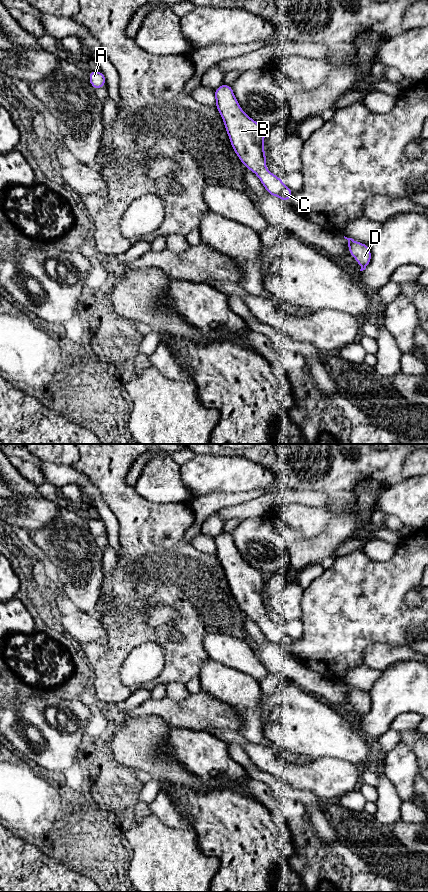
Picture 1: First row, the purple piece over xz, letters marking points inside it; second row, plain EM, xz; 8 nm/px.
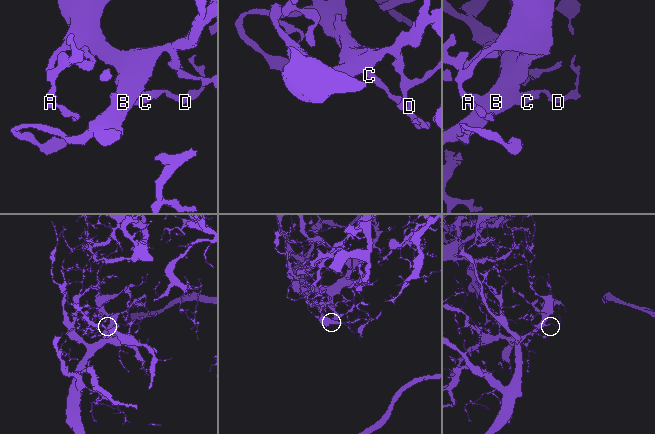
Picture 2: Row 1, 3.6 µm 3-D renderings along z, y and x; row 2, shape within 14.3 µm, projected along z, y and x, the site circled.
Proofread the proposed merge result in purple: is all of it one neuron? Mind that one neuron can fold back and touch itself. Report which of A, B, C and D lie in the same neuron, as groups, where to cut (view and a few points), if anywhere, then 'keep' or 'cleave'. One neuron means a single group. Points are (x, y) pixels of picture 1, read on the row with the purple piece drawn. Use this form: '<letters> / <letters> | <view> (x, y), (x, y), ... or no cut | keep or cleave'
A B C D | no cut | keep

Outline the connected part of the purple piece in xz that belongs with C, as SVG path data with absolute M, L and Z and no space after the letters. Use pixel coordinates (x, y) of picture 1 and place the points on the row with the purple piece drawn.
M220 85L214 94L215 106L223 119L232 148L242 164L257 175L267 193L288 202L294 191L266 168L267 156L263 148L266 129L242 110L231 85Z

